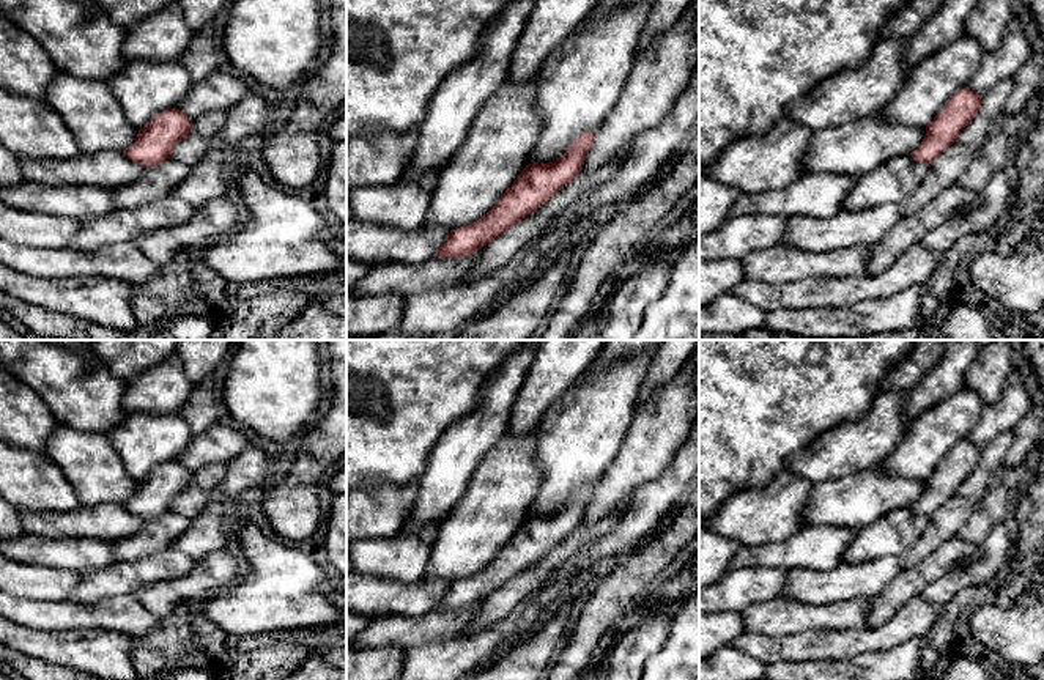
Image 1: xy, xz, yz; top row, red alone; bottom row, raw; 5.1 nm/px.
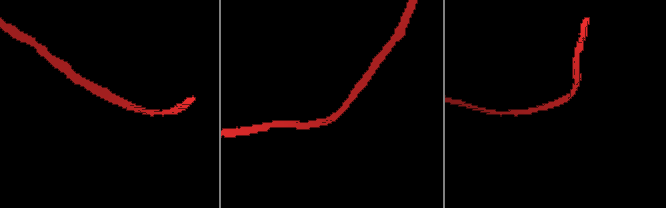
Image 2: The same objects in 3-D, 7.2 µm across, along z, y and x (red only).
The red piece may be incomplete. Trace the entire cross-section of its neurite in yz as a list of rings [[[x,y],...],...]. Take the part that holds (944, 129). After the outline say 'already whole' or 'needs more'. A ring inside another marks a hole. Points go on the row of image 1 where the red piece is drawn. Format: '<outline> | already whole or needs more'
[[[968,87],[957,90],[938,115],[926,126],[926,135],[910,156],[929,165],[938,159],[959,137],[961,131],[975,118],[981,109],[981,94]]] | already whole

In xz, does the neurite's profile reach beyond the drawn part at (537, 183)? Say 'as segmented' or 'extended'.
as segmented

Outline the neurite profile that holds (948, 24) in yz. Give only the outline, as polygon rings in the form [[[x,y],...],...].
[[[945,0],[937,13],[909,38],[904,65],[915,68],[965,33],[965,20],[978,0]]]

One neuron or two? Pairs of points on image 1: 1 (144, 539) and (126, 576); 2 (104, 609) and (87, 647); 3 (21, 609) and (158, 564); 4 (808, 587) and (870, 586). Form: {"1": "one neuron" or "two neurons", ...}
{"1": "two neurons", "2": "two neurons", "3": "two neurons", "4": "one neuron"}

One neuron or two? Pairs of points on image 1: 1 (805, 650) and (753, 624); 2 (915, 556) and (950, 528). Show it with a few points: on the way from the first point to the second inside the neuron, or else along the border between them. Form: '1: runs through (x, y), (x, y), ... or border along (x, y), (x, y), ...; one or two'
1: border along (814, 628), (778, 636), (745, 631); two
2: runs through (923, 548), (942, 529); one

